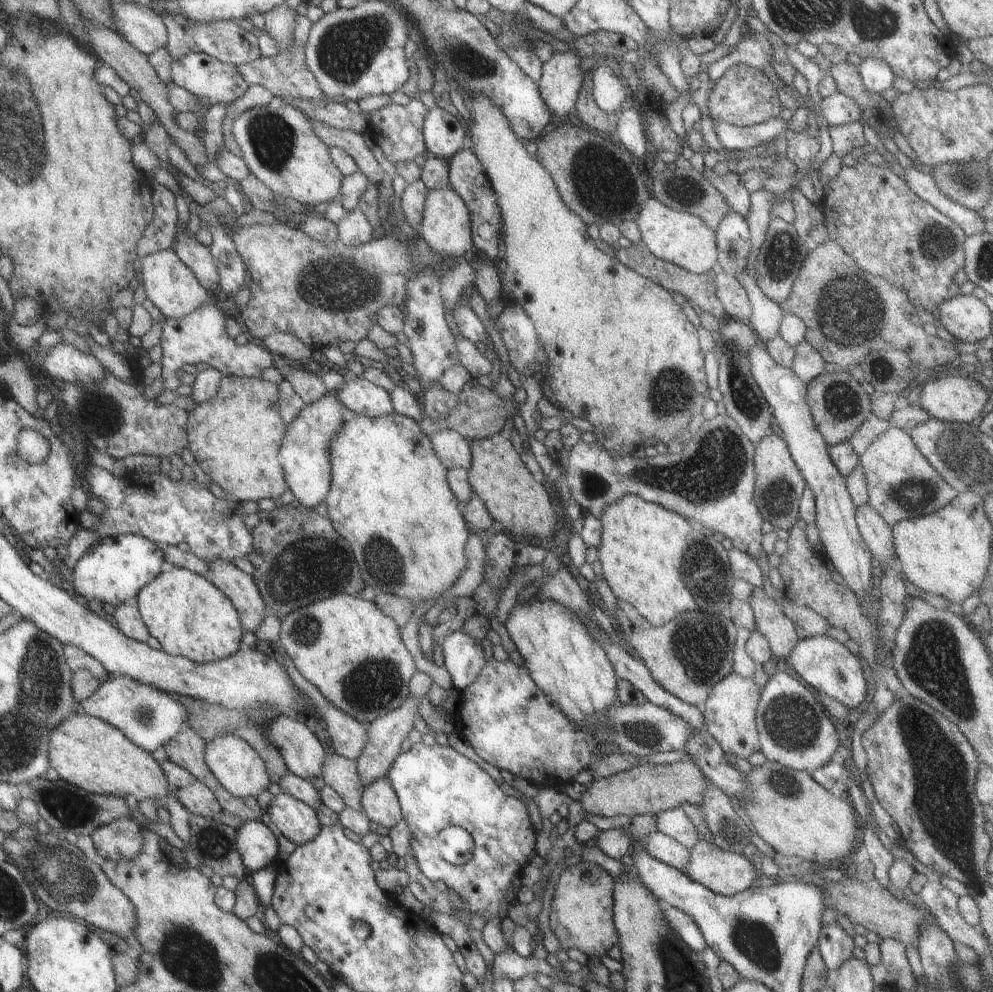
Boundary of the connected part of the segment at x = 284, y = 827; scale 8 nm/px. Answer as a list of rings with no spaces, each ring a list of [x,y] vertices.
[[[285,792],[276,794],[265,812],[274,828],[297,846],[316,838],[322,828],[314,808]]]

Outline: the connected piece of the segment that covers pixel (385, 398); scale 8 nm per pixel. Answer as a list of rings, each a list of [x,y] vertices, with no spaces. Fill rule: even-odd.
[[[347,375],[346,382],[333,392],[344,407],[356,414],[378,418],[394,412],[389,392],[364,377]]]

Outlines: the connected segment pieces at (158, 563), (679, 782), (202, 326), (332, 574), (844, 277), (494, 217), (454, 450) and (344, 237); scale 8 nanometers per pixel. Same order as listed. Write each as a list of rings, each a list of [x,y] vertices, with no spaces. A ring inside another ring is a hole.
[[[119,534],[102,538],[85,552],[72,569],[74,590],[85,601],[98,600],[117,607],[134,598],[141,588],[152,582],[167,566],[164,552],[157,542],[139,534]]]
[[[690,759],[672,764],[645,762],[615,775],[594,779],[581,794],[580,802],[584,812],[598,816],[626,814],[634,818],[638,814],[657,815],[684,803],[701,807],[708,782],[711,781],[706,774]]]
[[[206,302],[194,312],[182,318],[167,318],[163,325],[160,346],[163,356],[162,379],[166,390],[175,391],[180,386],[177,371],[185,364],[210,364],[217,368],[223,376],[256,377],[266,368],[272,368],[277,362],[277,356],[257,345],[257,341],[246,343],[243,346],[236,344],[233,338],[226,334],[226,316],[216,302]]]
[[[298,502],[277,506],[270,511],[259,510],[259,524],[252,531],[252,550],[247,560],[254,566],[252,578],[260,591],[264,604],[280,620],[290,612],[335,594],[359,595],[366,584],[362,578],[349,542],[336,532],[332,521],[325,515],[318,516],[314,509],[302,507]]]
[[[830,240],[810,247],[792,285],[790,296],[779,305],[784,314],[796,315],[804,321],[806,324],[804,340],[820,352],[820,356],[824,358],[825,362],[836,364],[838,371],[845,371],[856,364],[861,364],[870,352],[876,350],[906,352],[908,358],[914,364],[918,364],[924,373],[935,366],[944,366],[962,354],[956,349],[958,340],[942,334],[932,336],[924,331],[923,322],[918,318],[914,306],[908,300],[908,295],[904,294],[901,288],[892,284],[890,279],[872,276],[872,274],[860,270],[854,264],[852,257]]]
[[[462,149],[448,160],[448,168],[449,187],[466,202],[468,212],[470,212],[472,244],[478,250],[484,250],[488,258],[496,263],[500,250],[500,235],[503,221],[501,220],[501,212],[496,195],[484,172],[484,168],[482,168],[482,164],[480,164],[472,149]]]
[[[442,430],[442,432],[436,432],[434,436],[429,436],[430,442],[436,452],[436,456],[440,458],[445,468],[460,467],[468,468],[471,465],[472,454],[472,438],[462,436],[459,432],[453,430]]]
[[[358,209],[352,210],[334,223],[336,232],[338,232],[338,240],[346,244],[346,246],[357,247],[361,244],[370,242],[374,237],[374,228],[368,222],[366,215]]]

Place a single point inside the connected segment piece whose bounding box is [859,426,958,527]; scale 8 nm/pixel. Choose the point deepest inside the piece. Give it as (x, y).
(902, 485)

